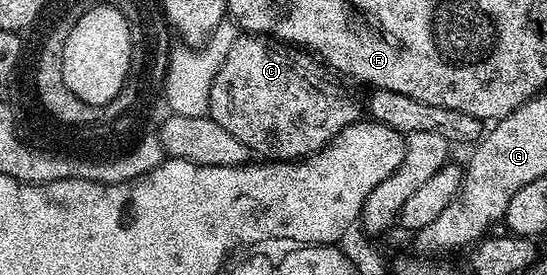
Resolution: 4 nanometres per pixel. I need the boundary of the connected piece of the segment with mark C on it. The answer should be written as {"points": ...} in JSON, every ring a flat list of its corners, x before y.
{"points":[[262,35,236,36,233,47,229,47,229,51,226,53,225,59,222,61,221,67,213,79,213,87,209,95,209,116,217,123,221,123,221,127,225,127,225,131,229,131,229,135,237,135,237,139,241,139,241,143,245,143,252,154,260,153,258,155,260,158,273,161,297,161,300,157,310,157,311,154,327,146,345,127,349,127,354,121,360,120,361,117,360,102,358,105,353,98,346,97,343,93,338,93,327,82,327,76,329,76,328,70,312,54,294,45,289,45]]}

